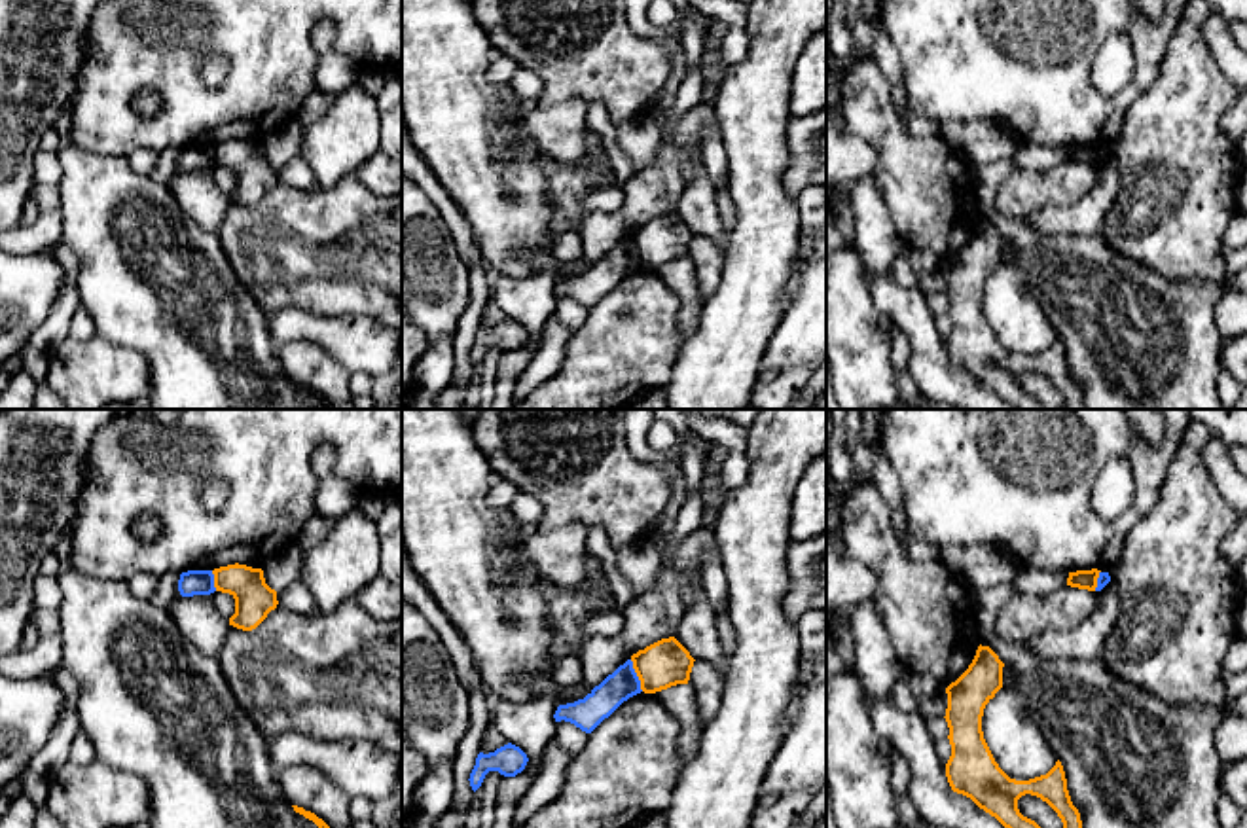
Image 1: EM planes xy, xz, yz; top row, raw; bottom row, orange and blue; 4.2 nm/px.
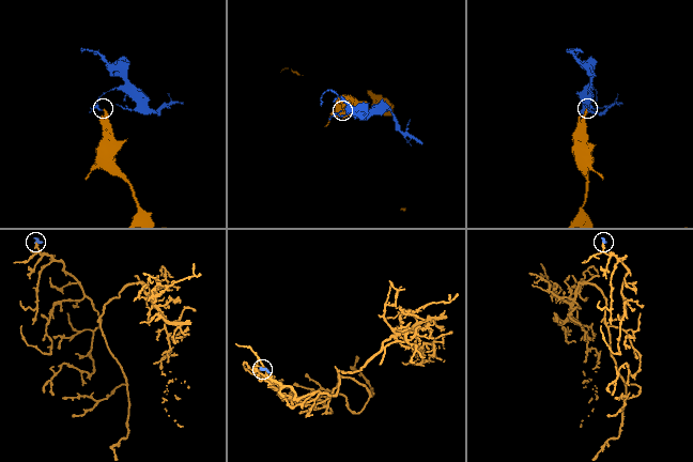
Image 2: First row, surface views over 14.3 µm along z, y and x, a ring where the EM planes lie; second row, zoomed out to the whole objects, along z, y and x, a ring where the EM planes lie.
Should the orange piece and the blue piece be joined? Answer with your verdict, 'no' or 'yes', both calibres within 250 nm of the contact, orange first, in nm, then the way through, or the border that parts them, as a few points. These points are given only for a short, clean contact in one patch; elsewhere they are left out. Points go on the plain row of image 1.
no | 200/130 nm | along xz (630, 235), (643, 266)

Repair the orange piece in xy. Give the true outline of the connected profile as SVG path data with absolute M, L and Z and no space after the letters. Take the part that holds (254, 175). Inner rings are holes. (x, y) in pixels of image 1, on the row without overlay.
M227 140L212 146L216 167L235 174L229 201L252 207L277 184L277 167L265 159L263 146L246 140Z

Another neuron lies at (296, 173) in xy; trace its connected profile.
M296 155L288 163L277 167L277 176L284 184L298 189L309 189L316 186L316 176L301 155Z

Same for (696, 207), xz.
M701 165L686 184L677 203L675 214L701 239L709 239L716 250L726 252L728 233L716 208L716 188Z

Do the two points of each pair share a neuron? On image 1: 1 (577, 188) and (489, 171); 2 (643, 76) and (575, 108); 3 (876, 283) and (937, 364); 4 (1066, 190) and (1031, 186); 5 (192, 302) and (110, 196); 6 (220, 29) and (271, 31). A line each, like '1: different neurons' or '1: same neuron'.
1: different neurons
2: different neurons
3: same neuron
4: same neuron
5: same neuron
6: same neuron

